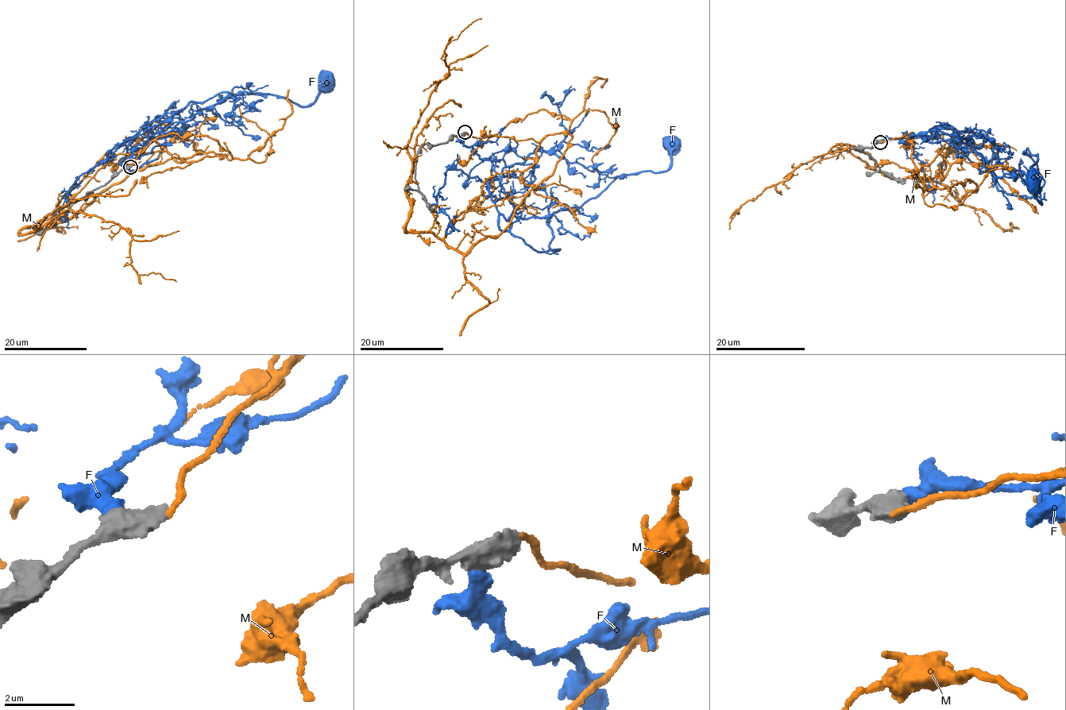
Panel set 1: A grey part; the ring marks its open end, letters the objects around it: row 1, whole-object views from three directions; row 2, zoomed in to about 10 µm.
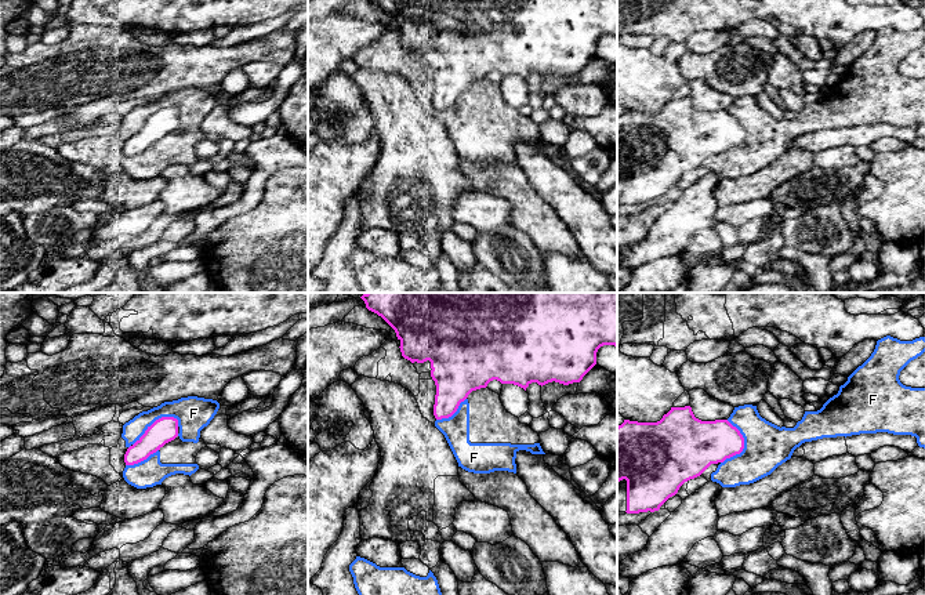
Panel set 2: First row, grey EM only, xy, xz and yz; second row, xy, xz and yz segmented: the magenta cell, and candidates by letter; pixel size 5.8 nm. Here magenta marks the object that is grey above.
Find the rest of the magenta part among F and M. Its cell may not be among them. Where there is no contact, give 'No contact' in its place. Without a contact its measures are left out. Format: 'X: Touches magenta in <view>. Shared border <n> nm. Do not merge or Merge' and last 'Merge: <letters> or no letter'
F: Touches magenta in xy. Shared border 300 nm. Do not merge
M: No contact. Do not merge
Merge: no letter

